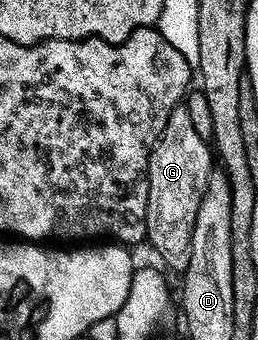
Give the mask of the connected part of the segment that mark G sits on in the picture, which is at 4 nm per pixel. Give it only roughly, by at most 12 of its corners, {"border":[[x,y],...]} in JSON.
{"border":[[175,107],[147,170],[146,242],[189,265],[213,151]]}

